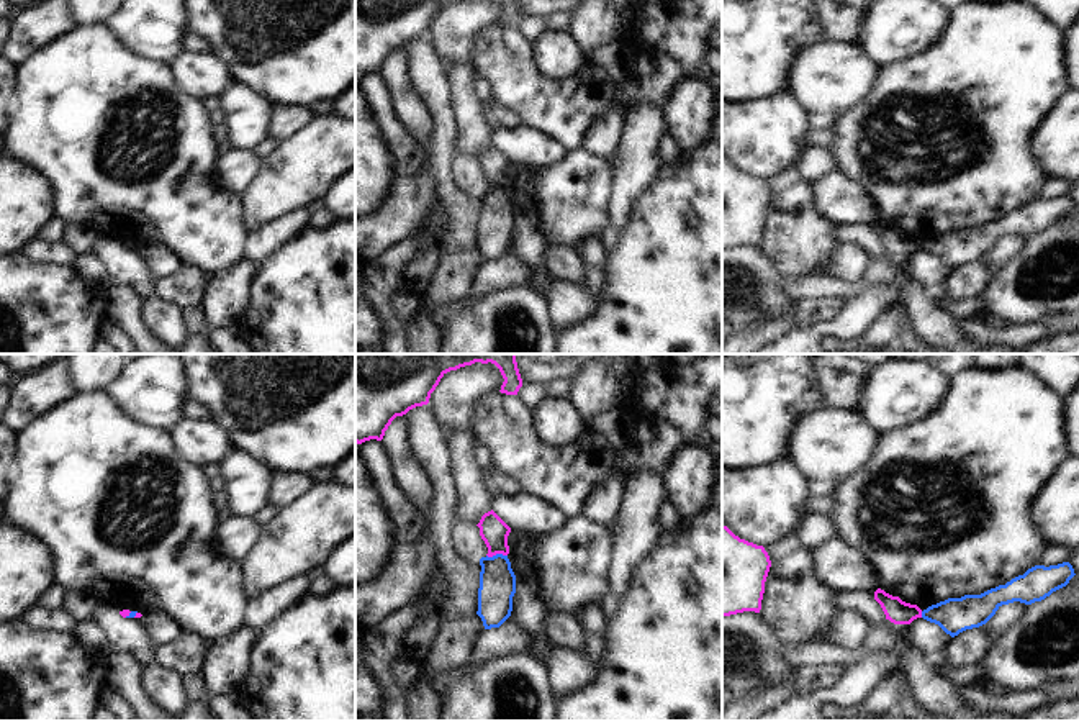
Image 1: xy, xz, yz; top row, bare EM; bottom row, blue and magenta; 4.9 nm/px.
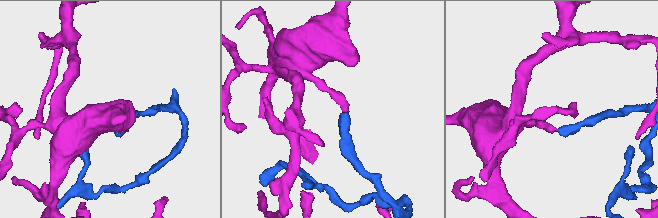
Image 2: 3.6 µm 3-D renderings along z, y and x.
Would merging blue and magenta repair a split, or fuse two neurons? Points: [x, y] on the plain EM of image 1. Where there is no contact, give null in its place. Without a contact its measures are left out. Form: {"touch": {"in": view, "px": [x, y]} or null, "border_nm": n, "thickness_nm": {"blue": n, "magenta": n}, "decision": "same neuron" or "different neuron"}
{"touch": {"in": "xz", "px": [496, 187]}, "border_nm": 100, "thickness_nm": {"blue": 180, "magenta": 140}, "decision": "different neuron"}

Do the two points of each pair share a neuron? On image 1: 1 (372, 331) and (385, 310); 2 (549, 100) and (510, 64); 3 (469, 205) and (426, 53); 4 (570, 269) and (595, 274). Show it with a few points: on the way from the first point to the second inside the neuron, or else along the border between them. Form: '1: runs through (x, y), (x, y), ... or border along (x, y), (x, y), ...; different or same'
1: border along (372, 307), (385, 336); different
2: runs through (539, 94), (519, 74); same
3: runs through (444, 169), (444, 108), (437, 90); same
4: border along (578, 251), (591, 290); different

